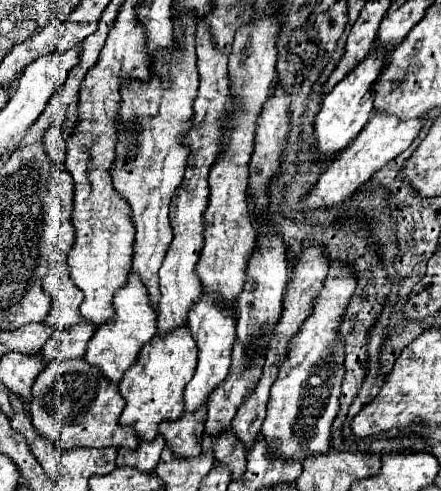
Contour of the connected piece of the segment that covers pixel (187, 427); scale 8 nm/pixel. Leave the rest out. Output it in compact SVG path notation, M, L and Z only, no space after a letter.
M201 405L193 413L185 413L175 421L163 421L159 433L177 457L197 457L201 453L201 435L205 429L207 407Z

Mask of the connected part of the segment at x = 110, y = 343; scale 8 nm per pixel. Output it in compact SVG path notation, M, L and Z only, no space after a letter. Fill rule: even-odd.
M129 271L127 275L127 283L115 293L113 299L113 307L115 307L115 319L103 323L99 329L95 329L89 345L87 345L87 353L85 359L91 365L97 365L103 375L107 379L111 379L113 383L119 383L123 373L135 363L135 359L139 357L141 347L151 341L151 337L157 333L157 311L151 305L151 299L147 299L147 287L145 283L141 283L141 277L135 275L133 271Z

